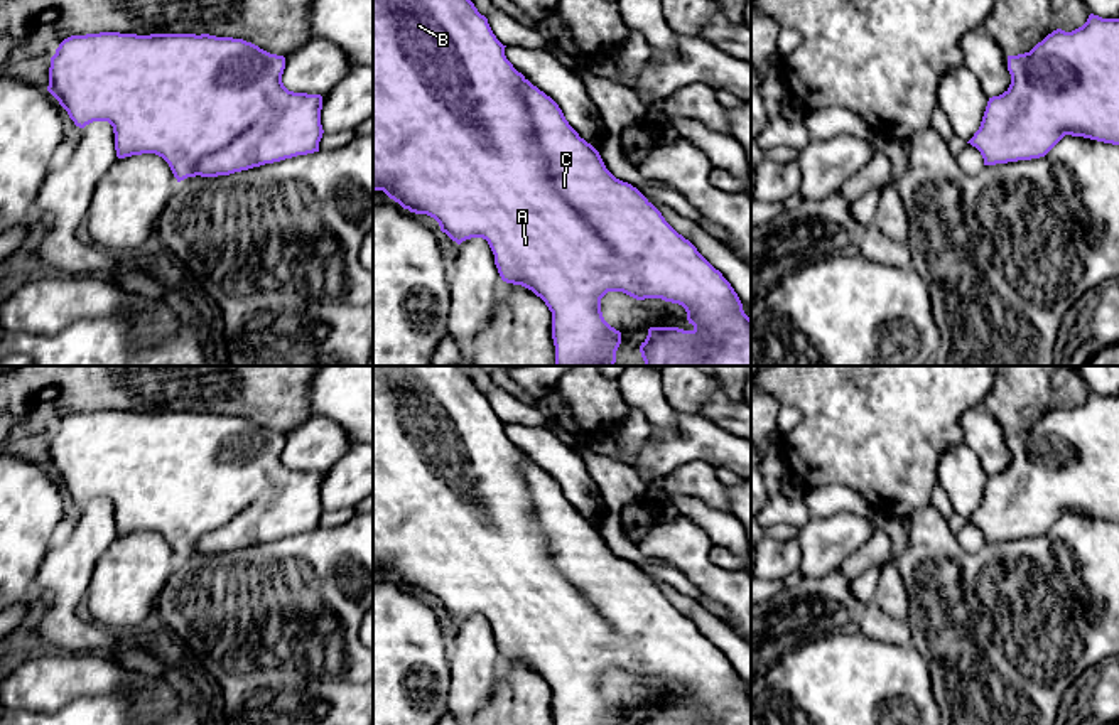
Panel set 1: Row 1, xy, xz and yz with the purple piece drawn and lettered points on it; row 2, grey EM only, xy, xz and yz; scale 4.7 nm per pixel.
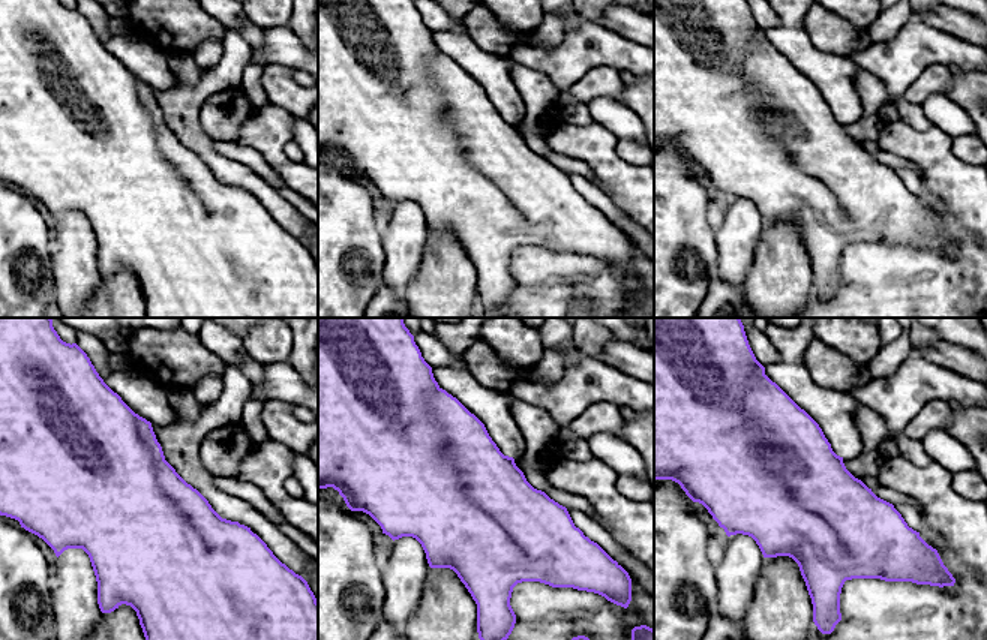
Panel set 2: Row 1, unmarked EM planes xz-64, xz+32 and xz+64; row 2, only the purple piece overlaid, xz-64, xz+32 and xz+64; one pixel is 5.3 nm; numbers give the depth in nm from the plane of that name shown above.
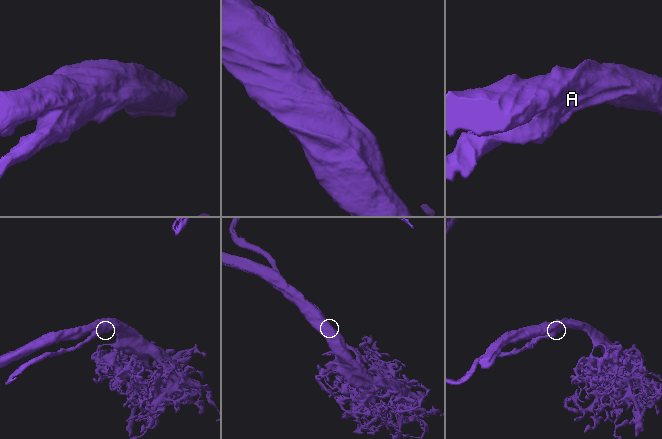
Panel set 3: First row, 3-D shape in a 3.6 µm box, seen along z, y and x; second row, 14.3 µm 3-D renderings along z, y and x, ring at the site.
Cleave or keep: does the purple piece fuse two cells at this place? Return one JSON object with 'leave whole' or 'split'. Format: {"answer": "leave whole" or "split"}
{"answer": "leave whole"}

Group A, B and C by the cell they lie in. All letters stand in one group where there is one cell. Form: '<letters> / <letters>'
A B C

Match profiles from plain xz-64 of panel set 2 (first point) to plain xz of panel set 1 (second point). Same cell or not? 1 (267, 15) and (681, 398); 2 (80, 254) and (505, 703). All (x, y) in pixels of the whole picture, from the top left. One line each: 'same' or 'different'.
1: same
2: different

